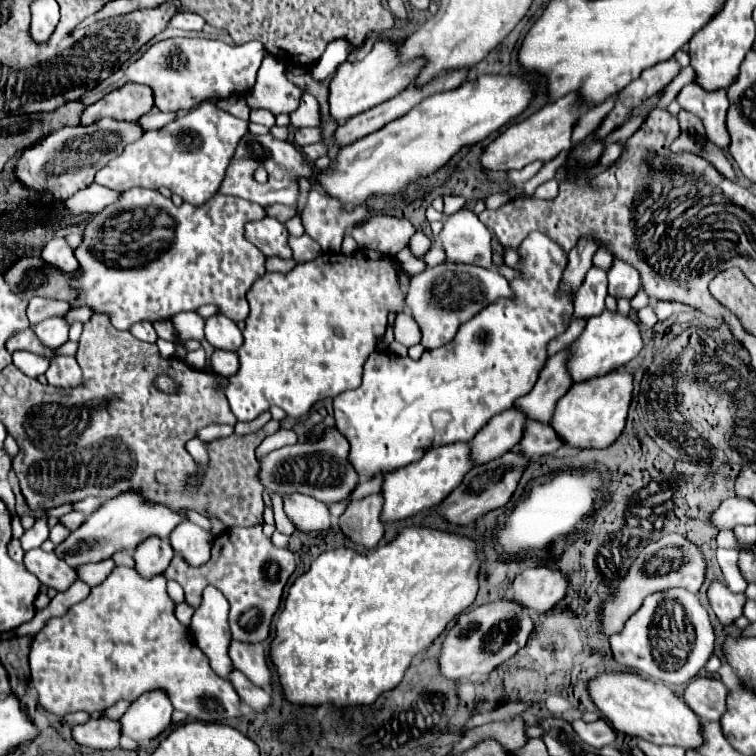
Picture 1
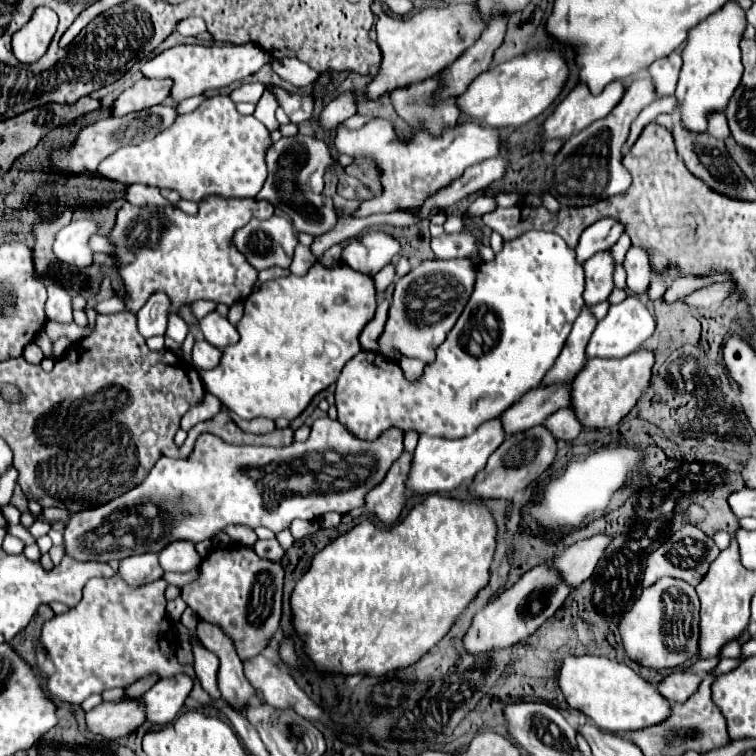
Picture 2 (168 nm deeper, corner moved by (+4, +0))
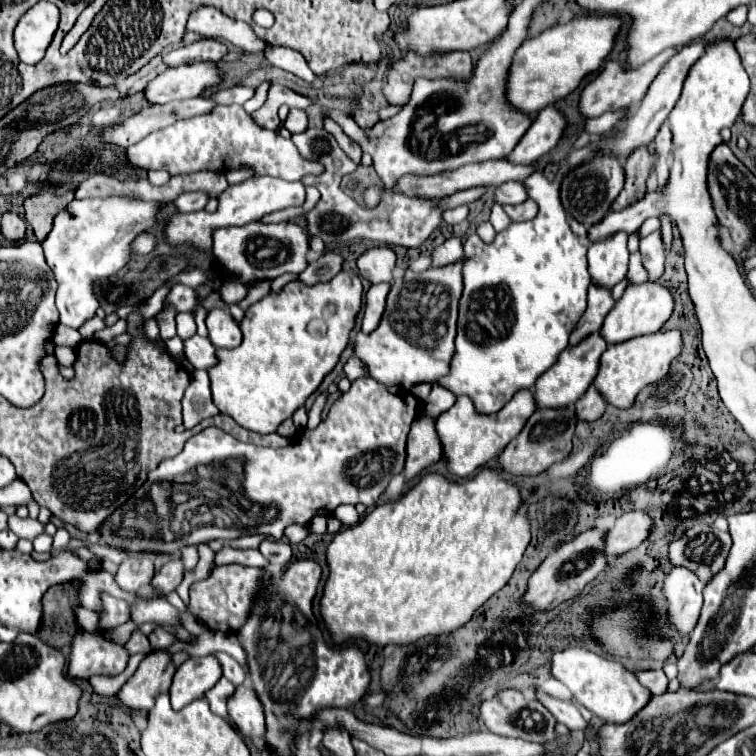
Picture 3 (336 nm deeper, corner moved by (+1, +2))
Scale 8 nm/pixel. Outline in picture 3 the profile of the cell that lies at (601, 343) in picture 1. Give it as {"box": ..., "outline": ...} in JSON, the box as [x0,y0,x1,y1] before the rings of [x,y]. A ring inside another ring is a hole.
{"box":[602,281,674,345],"outline":[[[658,281],[630,285],[624,291],[624,295],[616,301],[612,311],[606,315],[602,325],[602,335],[612,345],[612,343],[622,343],[622,341],[640,337],[640,335],[656,333],[670,319],[672,311],[674,311],[674,295],[668,287],[660,285]]]}

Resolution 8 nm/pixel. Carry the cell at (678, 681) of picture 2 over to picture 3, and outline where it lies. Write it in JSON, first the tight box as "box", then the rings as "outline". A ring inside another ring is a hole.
{"box":[636,669,668,695],"outline":[[[648,669],[648,671],[638,671],[636,673],[638,681],[652,693],[652,695],[662,695],[666,693],[666,687],[668,687],[668,679],[664,675],[662,669]]]}

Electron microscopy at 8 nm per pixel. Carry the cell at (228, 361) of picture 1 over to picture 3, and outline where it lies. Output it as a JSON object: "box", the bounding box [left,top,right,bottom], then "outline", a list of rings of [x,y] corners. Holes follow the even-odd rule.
{"box":[184,335,216,369],"outline":[[[194,335],[184,341],[184,355],[186,359],[194,365],[194,369],[210,369],[216,365],[216,355],[214,355],[214,345],[210,343],[208,337]]]}

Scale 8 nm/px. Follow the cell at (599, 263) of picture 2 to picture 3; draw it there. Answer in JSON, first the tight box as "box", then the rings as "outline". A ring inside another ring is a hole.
{"box":[588,231,628,289],"outline":[[[620,231],[588,247],[588,269],[596,285],[612,289],[628,271],[628,233]]]}

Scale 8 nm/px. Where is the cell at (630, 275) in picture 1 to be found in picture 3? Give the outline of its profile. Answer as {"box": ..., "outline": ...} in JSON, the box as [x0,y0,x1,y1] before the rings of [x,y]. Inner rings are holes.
{"box":[640,231,666,281],"outline":[[[654,231],[646,237],[642,237],[640,253],[642,253],[642,261],[644,261],[644,267],[650,275],[650,279],[656,281],[664,273],[664,261],[666,261],[666,247],[662,241],[662,233]]]}

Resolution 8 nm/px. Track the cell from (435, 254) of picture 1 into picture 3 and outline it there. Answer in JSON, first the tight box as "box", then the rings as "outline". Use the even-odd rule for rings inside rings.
{"box":[362,283,390,333],"outline":[[[379,283],[372,285],[366,293],[366,302],[364,314],[362,317],[362,331],[364,333],[372,333],[382,317],[385,307],[386,298],[390,291],[389,283]]]}

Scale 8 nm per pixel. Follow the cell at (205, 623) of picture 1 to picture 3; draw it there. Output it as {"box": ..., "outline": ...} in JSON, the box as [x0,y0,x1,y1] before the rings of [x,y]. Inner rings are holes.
{"box":[228,687,264,741],"outline":[[[236,687],[236,693],[228,701],[228,709],[230,719],[244,737],[252,741],[260,741],[264,737],[264,711],[252,687]]]}

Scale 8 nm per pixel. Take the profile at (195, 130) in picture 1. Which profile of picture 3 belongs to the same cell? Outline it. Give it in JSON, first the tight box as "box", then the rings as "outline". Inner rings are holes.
{"box":[128,105,324,181],"outline":[[[218,105],[214,111],[156,131],[128,147],[128,161],[142,169],[164,169],[170,175],[196,171],[228,171],[252,167],[256,175],[270,175],[284,181],[300,181],[304,175],[324,173],[324,165],[300,157],[296,145],[278,131],[260,129],[242,105]]]}

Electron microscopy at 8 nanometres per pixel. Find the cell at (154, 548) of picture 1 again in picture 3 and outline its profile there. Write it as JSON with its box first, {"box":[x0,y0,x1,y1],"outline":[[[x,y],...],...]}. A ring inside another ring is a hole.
{"box":[116,557,156,593],"outline":[[[128,557],[116,571],[116,583],[128,593],[136,593],[140,587],[148,585],[156,569],[146,557]]]}

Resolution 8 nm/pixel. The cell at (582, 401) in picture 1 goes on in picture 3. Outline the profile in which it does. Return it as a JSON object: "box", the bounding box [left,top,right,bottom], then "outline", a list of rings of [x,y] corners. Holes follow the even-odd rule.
{"box":[594,329,684,409],"outline":[[[670,329],[670,331],[656,331],[644,337],[636,337],[636,339],[628,339],[624,343],[616,343],[616,345],[608,345],[608,349],[604,351],[602,359],[600,359],[600,371],[594,379],[594,385],[598,387],[598,391],[604,395],[604,399],[620,409],[628,409],[638,391],[650,383],[660,381],[668,369],[670,363],[682,353],[684,349],[684,341],[682,341],[682,333],[678,329]]]}

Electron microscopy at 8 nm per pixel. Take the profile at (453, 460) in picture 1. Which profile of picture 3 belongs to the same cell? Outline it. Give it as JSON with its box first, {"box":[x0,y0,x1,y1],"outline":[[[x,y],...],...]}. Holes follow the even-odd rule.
{"box":[436,389,536,477],"outline":[[[522,389],[520,393],[516,393],[516,397],[512,397],[512,401],[508,401],[498,413],[492,415],[478,413],[472,405],[472,399],[460,395],[456,403],[448,411],[444,411],[436,421],[436,429],[444,445],[444,453],[448,457],[448,471],[458,477],[468,477],[480,467],[484,467],[490,459],[496,457],[500,449],[508,445],[508,441],[512,441],[520,433],[524,421],[528,421],[528,417],[534,411],[536,411],[536,401],[532,389],[526,391]]]}

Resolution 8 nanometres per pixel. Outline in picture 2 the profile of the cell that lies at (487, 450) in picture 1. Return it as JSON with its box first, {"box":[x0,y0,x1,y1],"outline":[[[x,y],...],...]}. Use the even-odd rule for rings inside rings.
{"box":[499,385,571,435],"outline":[[[541,385],[537,389],[531,389],[499,417],[501,425],[505,427],[505,435],[541,425],[553,411],[569,407],[569,397],[571,385]]]}

